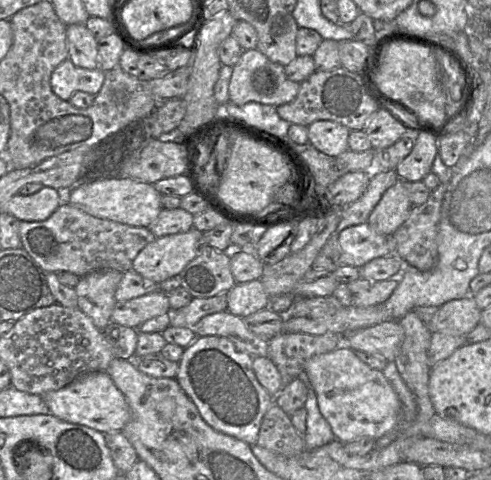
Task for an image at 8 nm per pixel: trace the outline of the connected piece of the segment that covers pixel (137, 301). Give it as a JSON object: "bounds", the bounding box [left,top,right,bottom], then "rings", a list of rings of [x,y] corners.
{"bounds":[111,290,171,329],"rings":[[[161,290],[116,302],[111,321],[122,326],[138,329],[144,322],[171,312],[168,294]]]}

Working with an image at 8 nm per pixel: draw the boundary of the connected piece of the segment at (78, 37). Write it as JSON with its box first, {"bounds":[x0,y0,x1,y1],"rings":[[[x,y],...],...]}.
{"bounds":[66,24,98,69],"rings":[[[85,24],[66,27],[69,59],[75,66],[85,69],[98,67],[98,43]]]}

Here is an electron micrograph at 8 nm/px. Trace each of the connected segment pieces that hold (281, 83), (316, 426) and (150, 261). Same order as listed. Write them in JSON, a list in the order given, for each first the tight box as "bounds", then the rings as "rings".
[{"bounds":[229,49,300,107],"rings":[[[258,49],[243,50],[239,61],[233,66],[229,83],[229,101],[242,106],[258,102],[278,107],[295,99],[300,83],[291,81],[285,74],[285,66],[272,62]]]},{"bounds":[303,384,335,451],"rings":[[[305,384],[305,386],[307,387],[308,394],[304,405],[307,418],[306,432],[303,437],[305,450],[311,451],[332,442],[335,440],[335,436],[329,423],[319,410],[316,393],[312,384]]]},{"bounds":[132,228,202,284],"rings":[[[192,228],[184,233],[156,238],[138,253],[132,269],[156,284],[176,277],[197,256],[202,234]]]}]

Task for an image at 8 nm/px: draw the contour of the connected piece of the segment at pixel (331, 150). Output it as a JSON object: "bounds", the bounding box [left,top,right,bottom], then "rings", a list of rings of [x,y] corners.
{"bounds":[307,120,350,157],"rings":[[[317,120],[307,128],[309,143],[320,152],[337,157],[348,150],[350,130],[341,123],[331,120]]]}

